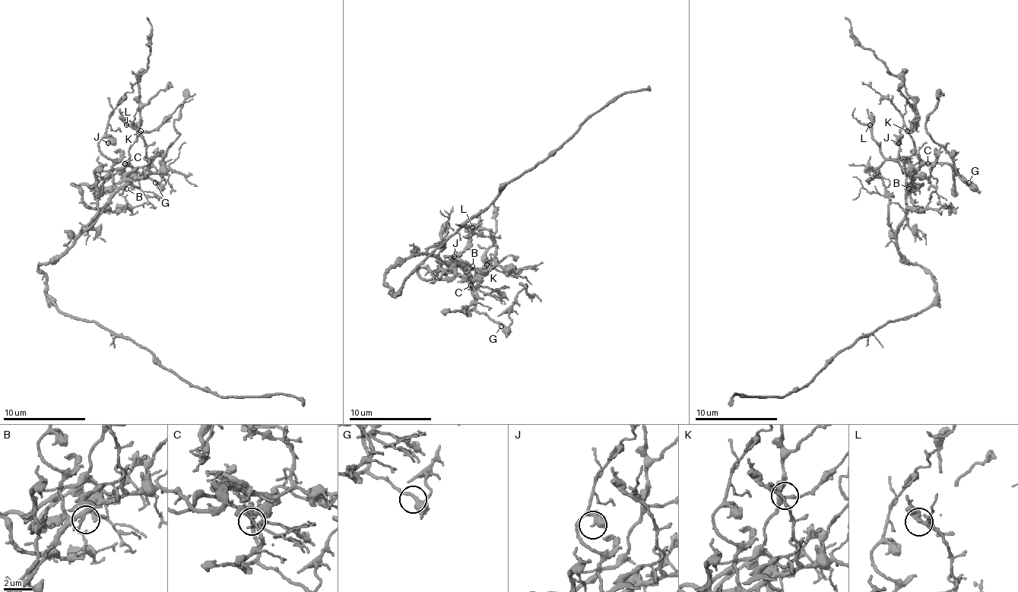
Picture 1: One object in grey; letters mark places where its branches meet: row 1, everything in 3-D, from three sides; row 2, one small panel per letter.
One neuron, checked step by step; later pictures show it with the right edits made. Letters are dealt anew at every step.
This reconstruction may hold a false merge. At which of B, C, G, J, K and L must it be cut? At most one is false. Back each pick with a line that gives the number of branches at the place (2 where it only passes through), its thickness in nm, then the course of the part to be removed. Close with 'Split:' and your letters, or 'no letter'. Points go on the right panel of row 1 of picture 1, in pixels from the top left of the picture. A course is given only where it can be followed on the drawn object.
Split: no letter

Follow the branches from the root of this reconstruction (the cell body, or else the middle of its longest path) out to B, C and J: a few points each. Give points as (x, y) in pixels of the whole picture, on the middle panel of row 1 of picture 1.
B: (392, 268), (410, 256), (419, 254), (433, 254), (442, 262), (460, 262), (466, 268), (472, 266)
C: (392, 268), (410, 256), (436, 254), (454, 274), (437, 279), (421, 268), (423, 279), (454, 270), (470, 285)
J: (392, 268), (410, 256), (419, 254), (433, 254), (442, 262), (458, 264), (451, 256), (445, 256), (454, 256)

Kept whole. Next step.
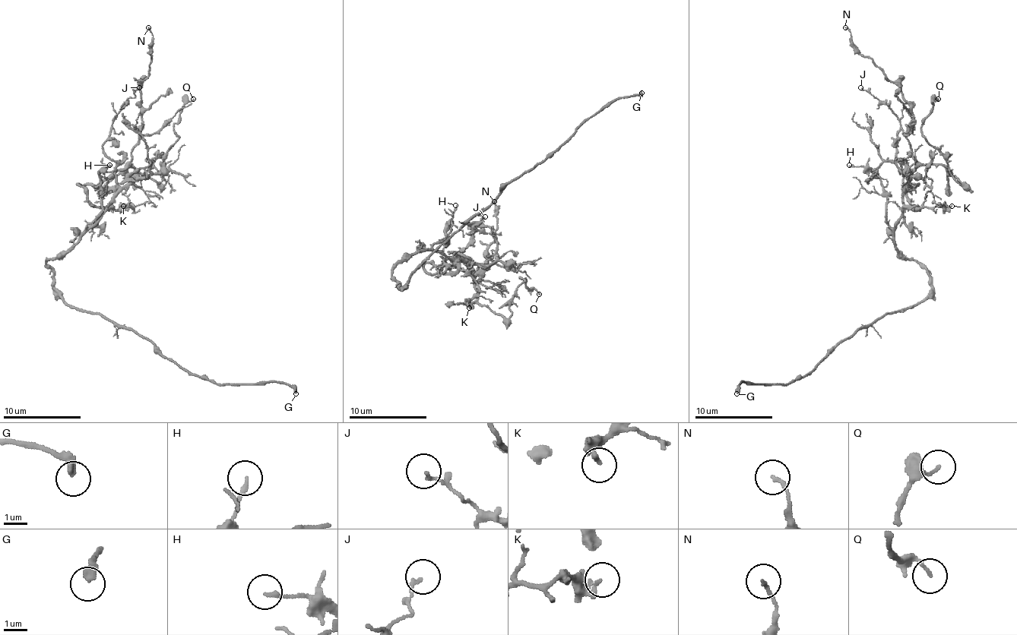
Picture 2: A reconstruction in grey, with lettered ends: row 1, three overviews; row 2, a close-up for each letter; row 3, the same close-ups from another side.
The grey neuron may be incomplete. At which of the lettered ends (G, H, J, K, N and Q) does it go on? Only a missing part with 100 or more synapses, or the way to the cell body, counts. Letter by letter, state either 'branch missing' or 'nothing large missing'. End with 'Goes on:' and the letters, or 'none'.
G: branch missing
H: nothing large missing
J: nothing large missing
K: nothing large missing
N: nothing large missing
Q: nothing large missing
Goes on: G

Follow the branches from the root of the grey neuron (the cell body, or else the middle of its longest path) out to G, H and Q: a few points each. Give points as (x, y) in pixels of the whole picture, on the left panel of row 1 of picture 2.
G: (53, 258), (45, 262), (53, 285), (69, 304), (134, 330), (193, 374), (218, 383), (286, 382), (296, 393)
H: (53, 258), (65, 252), (78, 238), (78, 235), (102, 210), (100, 172), (109, 165)
Q: (53, 258), (112, 210), (96, 207), (78, 184), (98, 186), (129, 165), (166, 182), (173, 124), (193, 99)

